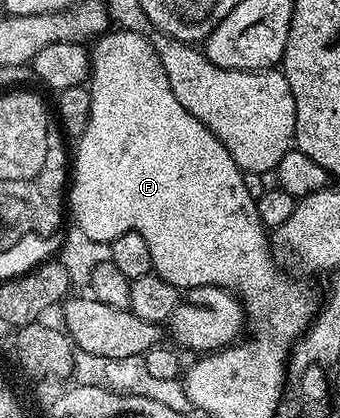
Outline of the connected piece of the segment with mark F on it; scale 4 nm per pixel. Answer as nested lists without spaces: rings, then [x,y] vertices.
[[[118,28],[103,34],[93,46],[88,128],[77,139],[78,155],[72,158],[72,181],[68,186],[68,210],[74,213],[73,225],[97,242],[113,240],[124,232],[140,232],[148,240],[148,252],[152,252],[153,273],[168,280],[168,284],[179,288],[220,286],[237,295],[247,315],[266,306],[266,326],[278,334],[278,342],[282,338],[303,337],[315,318],[313,296],[300,283],[278,271],[266,243],[267,227],[257,214],[256,198],[246,187],[244,171],[214,133],[176,100],[153,41],[146,34]]]

